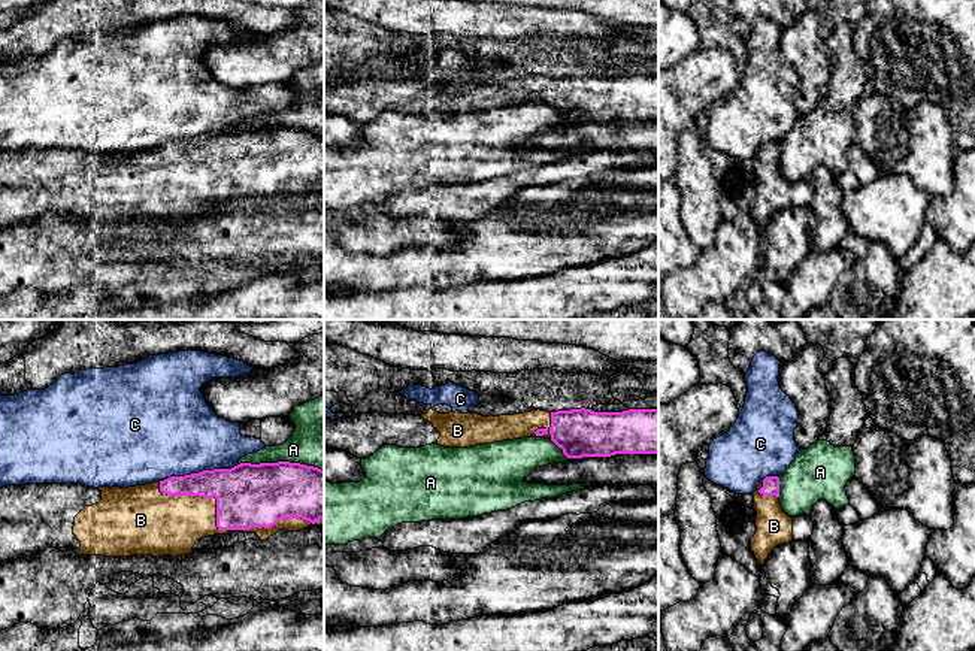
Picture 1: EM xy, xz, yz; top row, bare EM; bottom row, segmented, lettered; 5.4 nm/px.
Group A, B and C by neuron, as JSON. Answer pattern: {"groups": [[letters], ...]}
{"groups": [["A"], ["B"], ["C"]]}

